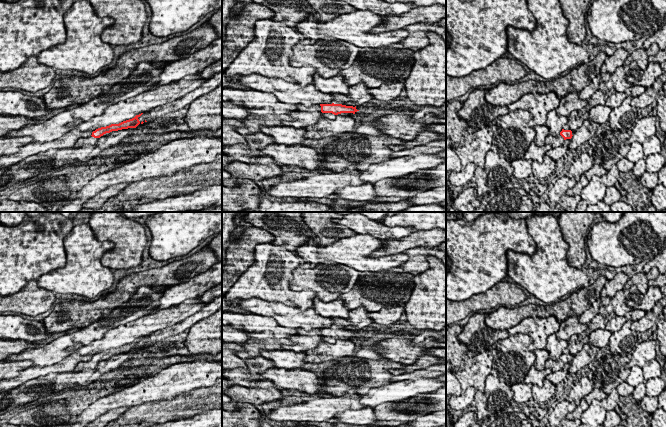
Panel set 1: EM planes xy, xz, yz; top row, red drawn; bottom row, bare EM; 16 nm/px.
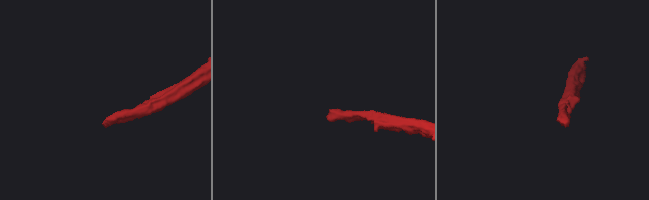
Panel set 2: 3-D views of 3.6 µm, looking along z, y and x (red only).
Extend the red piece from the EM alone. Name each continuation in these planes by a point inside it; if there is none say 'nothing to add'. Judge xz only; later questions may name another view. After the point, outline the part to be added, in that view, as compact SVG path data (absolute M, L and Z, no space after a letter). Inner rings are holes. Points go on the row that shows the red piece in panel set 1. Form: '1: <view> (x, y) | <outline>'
1: xz (330, 116) | M358 111L355 112L353 115L357 115L357 114L358 114ZM322 113L322 114L327 119L335 120L337 116L345 116L345 117L347 117L347 116L350 116L351 114L353 114L353 113L341 113L341 114L338 114L338 115L334 115L332 113Z

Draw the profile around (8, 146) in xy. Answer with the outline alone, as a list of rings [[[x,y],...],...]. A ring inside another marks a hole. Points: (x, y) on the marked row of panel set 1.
[[[29,136],[14,138],[0,137],[0,156],[17,153],[22,146],[25,146],[32,142],[33,139]]]

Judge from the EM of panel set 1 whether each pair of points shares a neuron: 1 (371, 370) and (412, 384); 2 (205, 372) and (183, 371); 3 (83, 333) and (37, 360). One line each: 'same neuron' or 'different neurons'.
1: different neurons
2: same neuron
3: same neuron

